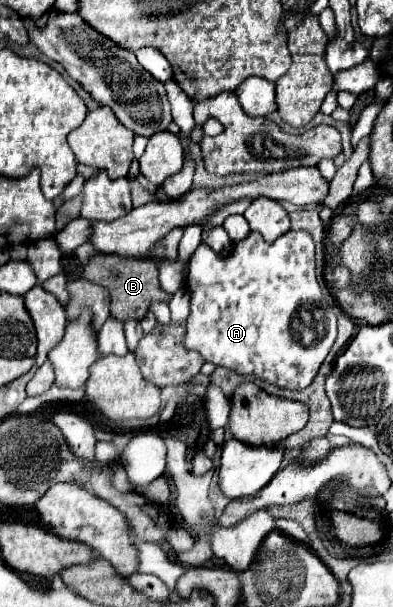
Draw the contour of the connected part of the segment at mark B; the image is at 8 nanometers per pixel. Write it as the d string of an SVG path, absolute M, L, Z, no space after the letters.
M95 254L83 266L85 280L93 284L101 284L111 294L111 318L127 322L127 320L141 320L153 300L169 300L171 296L165 294L157 280L157 262L153 258L125 258L115 254Z

